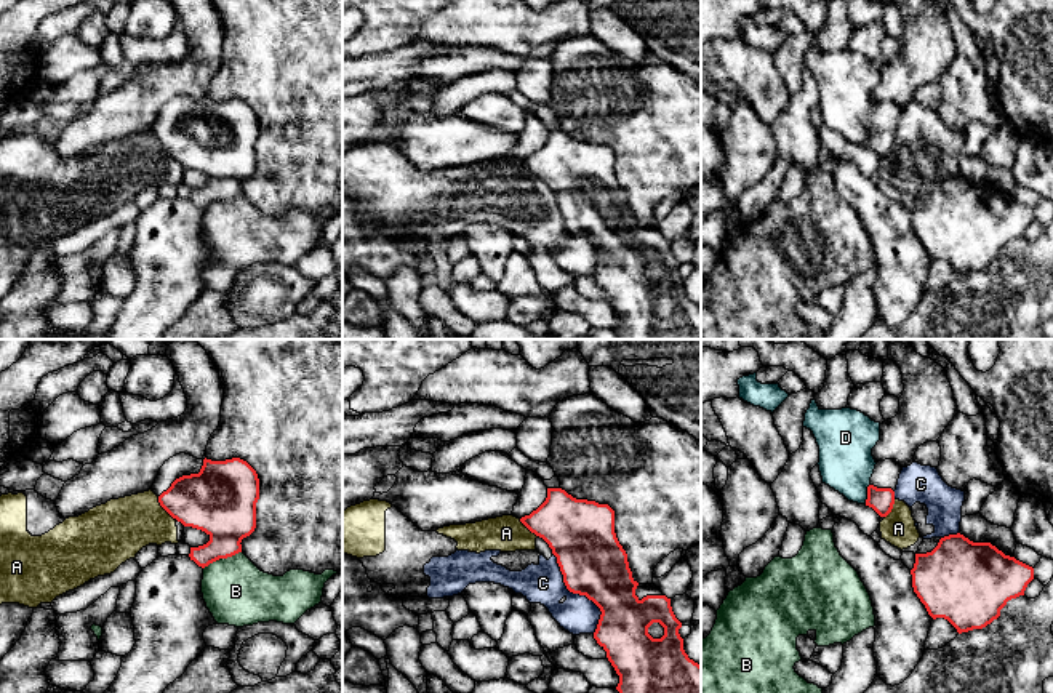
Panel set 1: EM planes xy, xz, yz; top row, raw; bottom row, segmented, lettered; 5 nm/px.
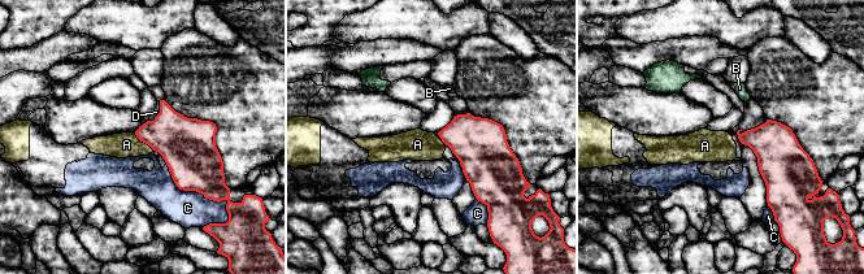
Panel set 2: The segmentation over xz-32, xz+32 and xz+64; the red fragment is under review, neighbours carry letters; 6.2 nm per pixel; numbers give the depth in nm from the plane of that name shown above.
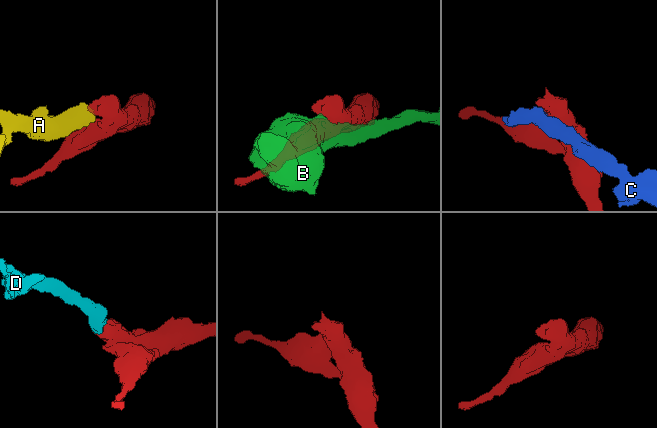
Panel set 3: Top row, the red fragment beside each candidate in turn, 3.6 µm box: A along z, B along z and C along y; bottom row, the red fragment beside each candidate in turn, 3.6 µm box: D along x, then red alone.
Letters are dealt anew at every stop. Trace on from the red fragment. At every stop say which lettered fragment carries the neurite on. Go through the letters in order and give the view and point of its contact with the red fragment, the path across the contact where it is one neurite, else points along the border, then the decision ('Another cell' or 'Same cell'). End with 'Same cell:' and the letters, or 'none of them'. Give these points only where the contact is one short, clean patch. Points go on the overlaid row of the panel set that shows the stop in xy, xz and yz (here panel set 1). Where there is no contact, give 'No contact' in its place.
A: Touches red at xy (162, 506). Boundary: xy (157, 496), (157, 501), (173, 519). Another cell
B: Touches red at xy (221, 557). Another cell
C: Touches red at xz (578, 592). Another cell
D: Touches red at yz (868, 493). Path across: yz (880, 500), (868, 493), (850, 476), (845, 463). Same cell
Same cell: D

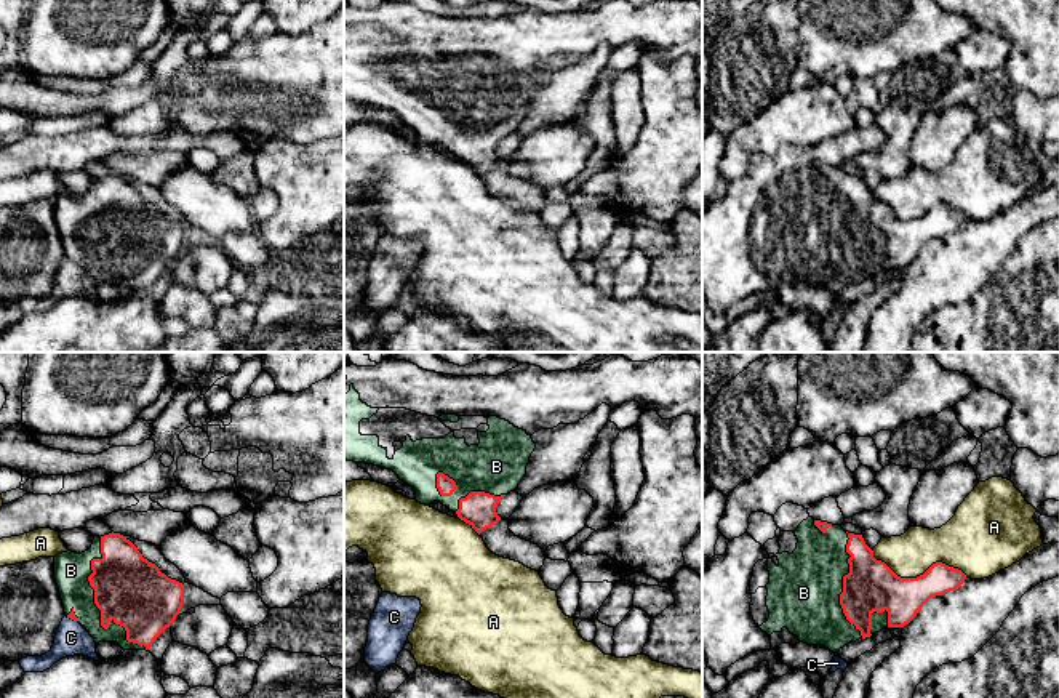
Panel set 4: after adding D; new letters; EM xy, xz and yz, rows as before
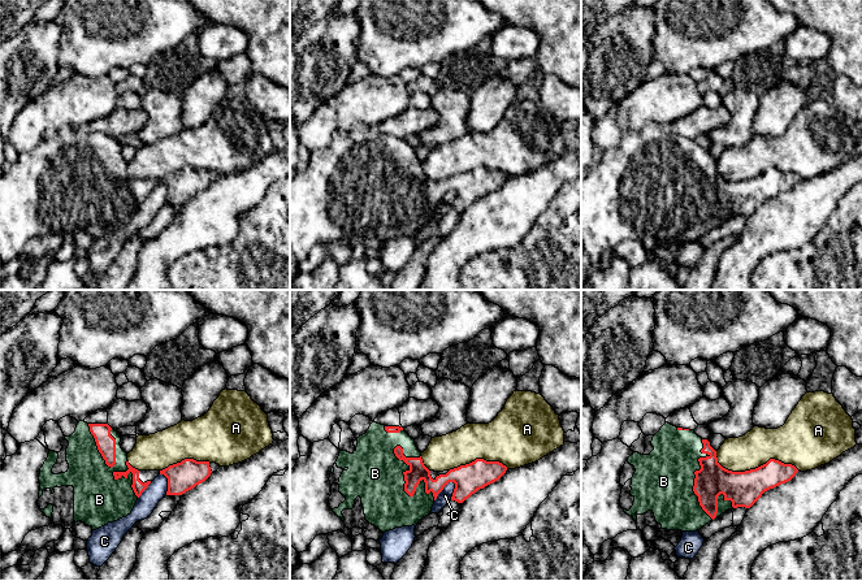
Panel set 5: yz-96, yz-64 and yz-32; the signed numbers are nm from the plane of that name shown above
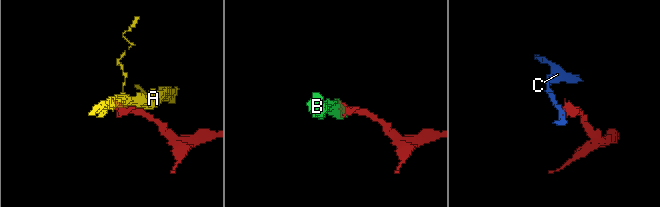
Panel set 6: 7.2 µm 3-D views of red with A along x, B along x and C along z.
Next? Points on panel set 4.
A: Touches red at yz (917, 577). Another cell
B: Touches red at xy (96, 605). Same cell
C: Touches red at xy (72, 618). Another cell
Same cell: B

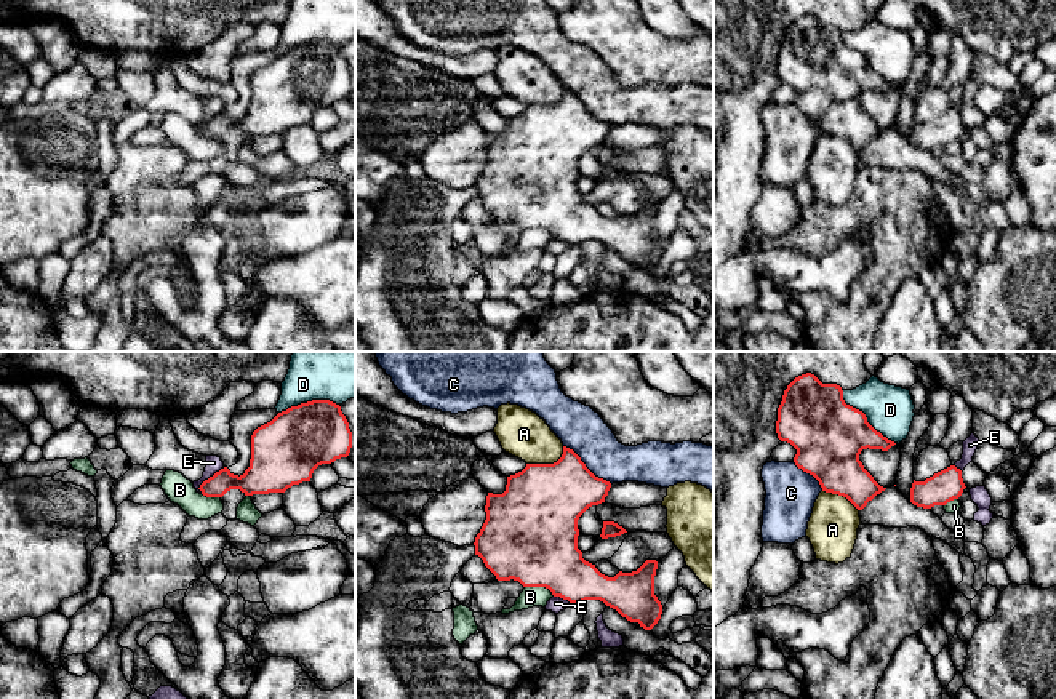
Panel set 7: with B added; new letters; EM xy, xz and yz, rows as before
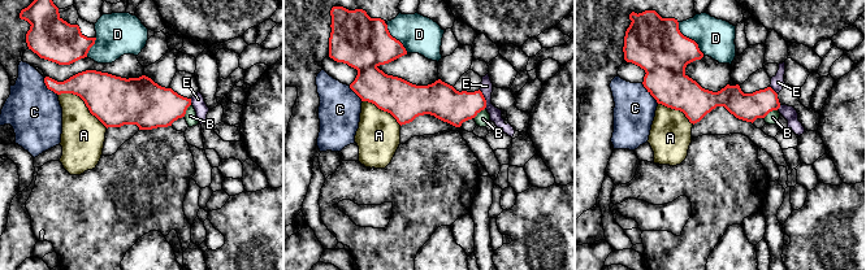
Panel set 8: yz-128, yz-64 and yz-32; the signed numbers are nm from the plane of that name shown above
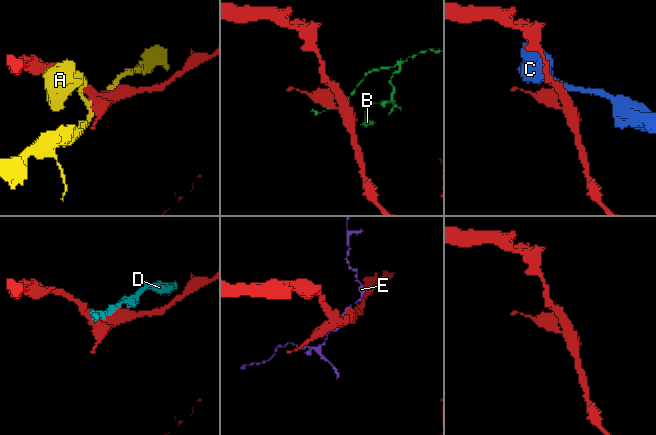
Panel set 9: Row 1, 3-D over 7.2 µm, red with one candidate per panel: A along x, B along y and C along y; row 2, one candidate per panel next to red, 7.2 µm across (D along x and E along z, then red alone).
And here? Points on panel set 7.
A: Touches red at xz (548, 464). Another cell
B: Touches red at xz (540, 586). Another cell
C: Touches red at xz (586, 467). Another cell
D: Touches red at yz (864, 416). Another cell
E: Touches red at xy (210, 477). Another cell
Same cell: none of them

